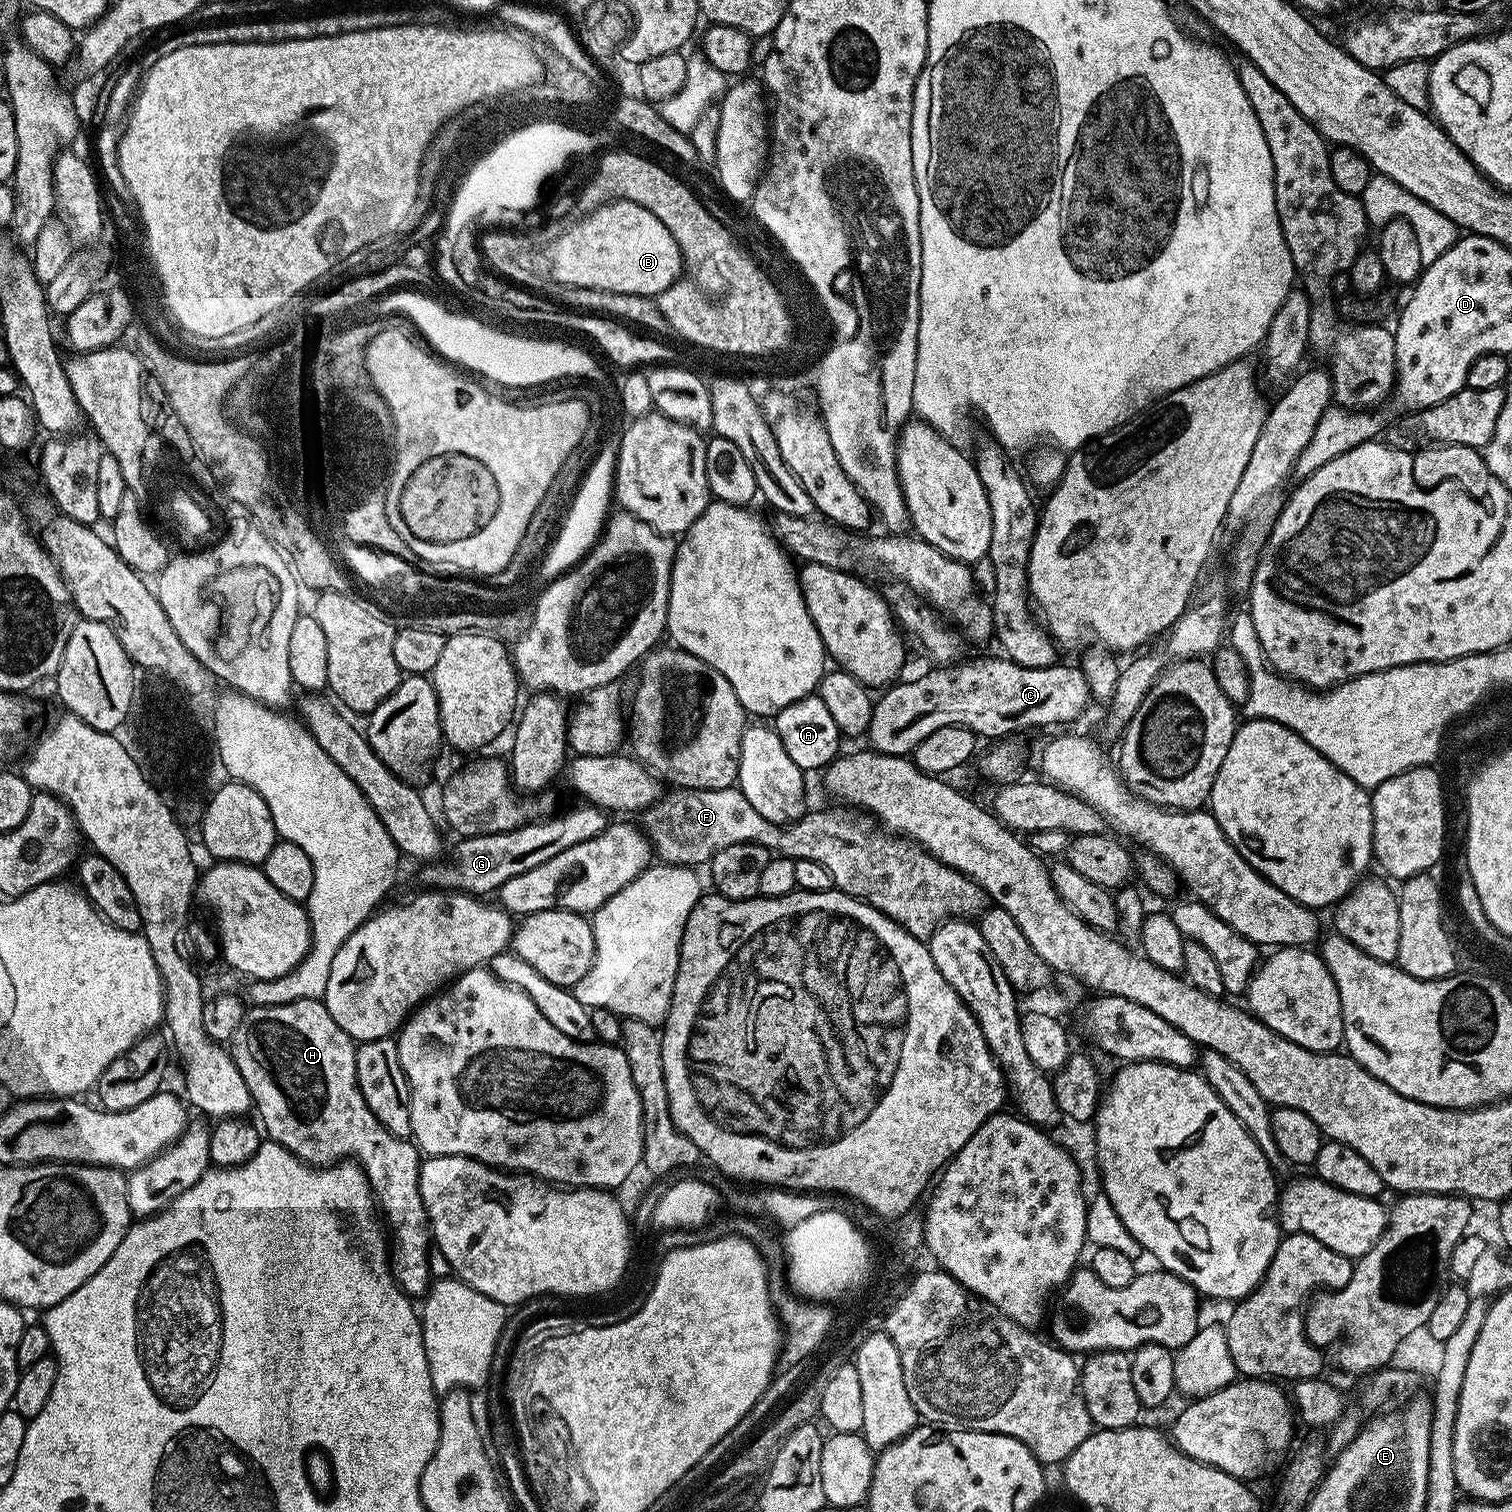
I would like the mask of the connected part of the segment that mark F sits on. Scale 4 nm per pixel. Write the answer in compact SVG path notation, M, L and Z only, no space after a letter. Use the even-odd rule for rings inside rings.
M733 786L718 790L678 788L665 791L659 802L644 809L638 824L652 843L653 853L666 864L707 865L714 858L714 854L718 854L718 850L726 850L726 846L735 844L760 844L768 849L769 853L789 856L791 860L818 862L818 866L826 866L833 885L839 891L874 906L874 910L886 914L894 922L898 922L898 926L902 926L911 936L922 941L927 941L928 937L934 934L937 926L944 921L953 918L976 918L985 908L989 907L990 898L982 890L981 884L974 883L968 875L946 866L911 839L881 830L880 838L870 840L870 834L868 834L868 842L858 840L858 842L838 842L836 844L832 840L834 834L828 832L828 822L836 822L836 832L840 826L844 828L840 832L846 832L848 822L844 820L846 810L843 807L832 807L836 808L828 808L824 812L805 811L803 818L798 822L783 825L766 822L766 818L762 818L762 814L758 814L758 810L754 810L754 806L750 806L750 802L746 802L739 787ZM826 846L832 852L824 854Z

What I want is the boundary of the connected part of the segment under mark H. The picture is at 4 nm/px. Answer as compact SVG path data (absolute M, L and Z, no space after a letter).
M299 1000L265 1008L249 1007L244 1013L244 1021L230 1041L232 1060L238 1070L242 1070L242 1078L246 1078L255 1115L260 1115L259 1123L267 1139L290 1150L306 1164L331 1166L351 1158L364 1169L372 1195L390 1229L392 1279L403 1295L424 1298L434 1283L430 1270L430 1249L434 1241L432 1225L428 1223L426 1206L420 1193L422 1153L411 1139L390 1134L390 1130L386 1130L386 1126L382 1126L374 1114L370 1114L370 1106L366 1106L366 1098L362 1098L356 1077L357 1047L357 1041L348 1036L346 1030L334 1022L334 1018L330 1018L330 1010L326 1010L323 1000Z

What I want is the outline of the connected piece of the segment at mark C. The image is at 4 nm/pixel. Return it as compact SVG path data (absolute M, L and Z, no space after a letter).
M984 656L981 660L965 659L947 666L932 666L925 676L920 676L917 680L908 680L905 684L893 683L883 693L885 696L881 700L879 697L872 705L872 717L866 733L866 740L872 743L869 744L871 751L881 752L889 758L904 758L916 749L922 738L934 734L934 730L942 730L942 726L962 726L975 732L980 738L1008 738L1016 734L1012 732L1020 732L1023 728L1068 724L1087 710L1090 693L1083 670L1079 666L1072 665L1071 668L1068 664L1057 662L1045 668L1027 668L996 656Z

